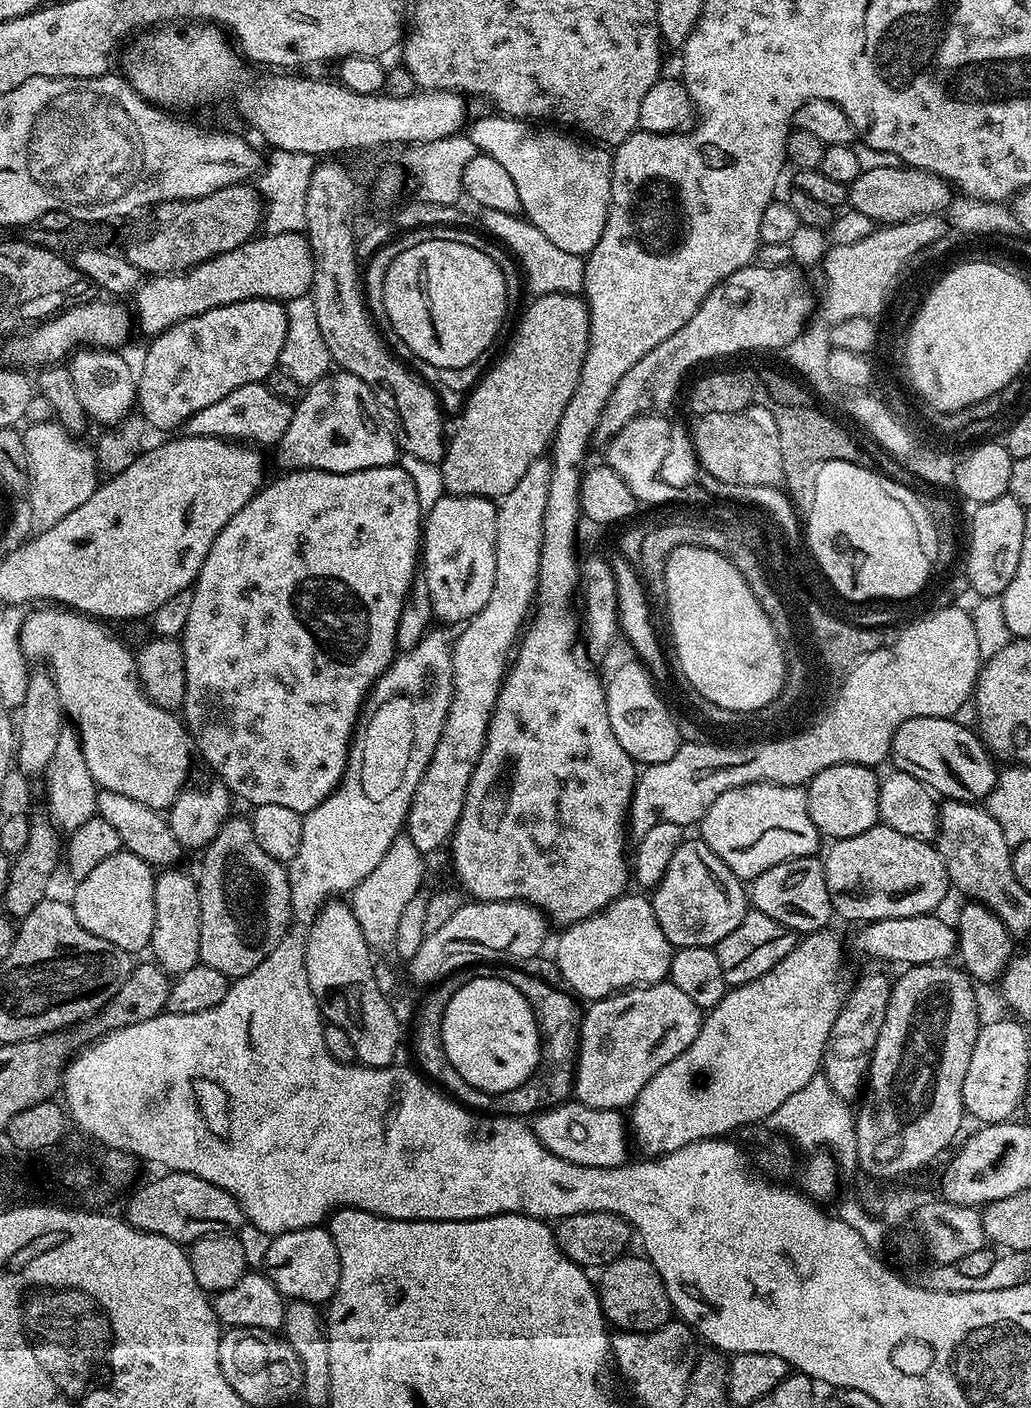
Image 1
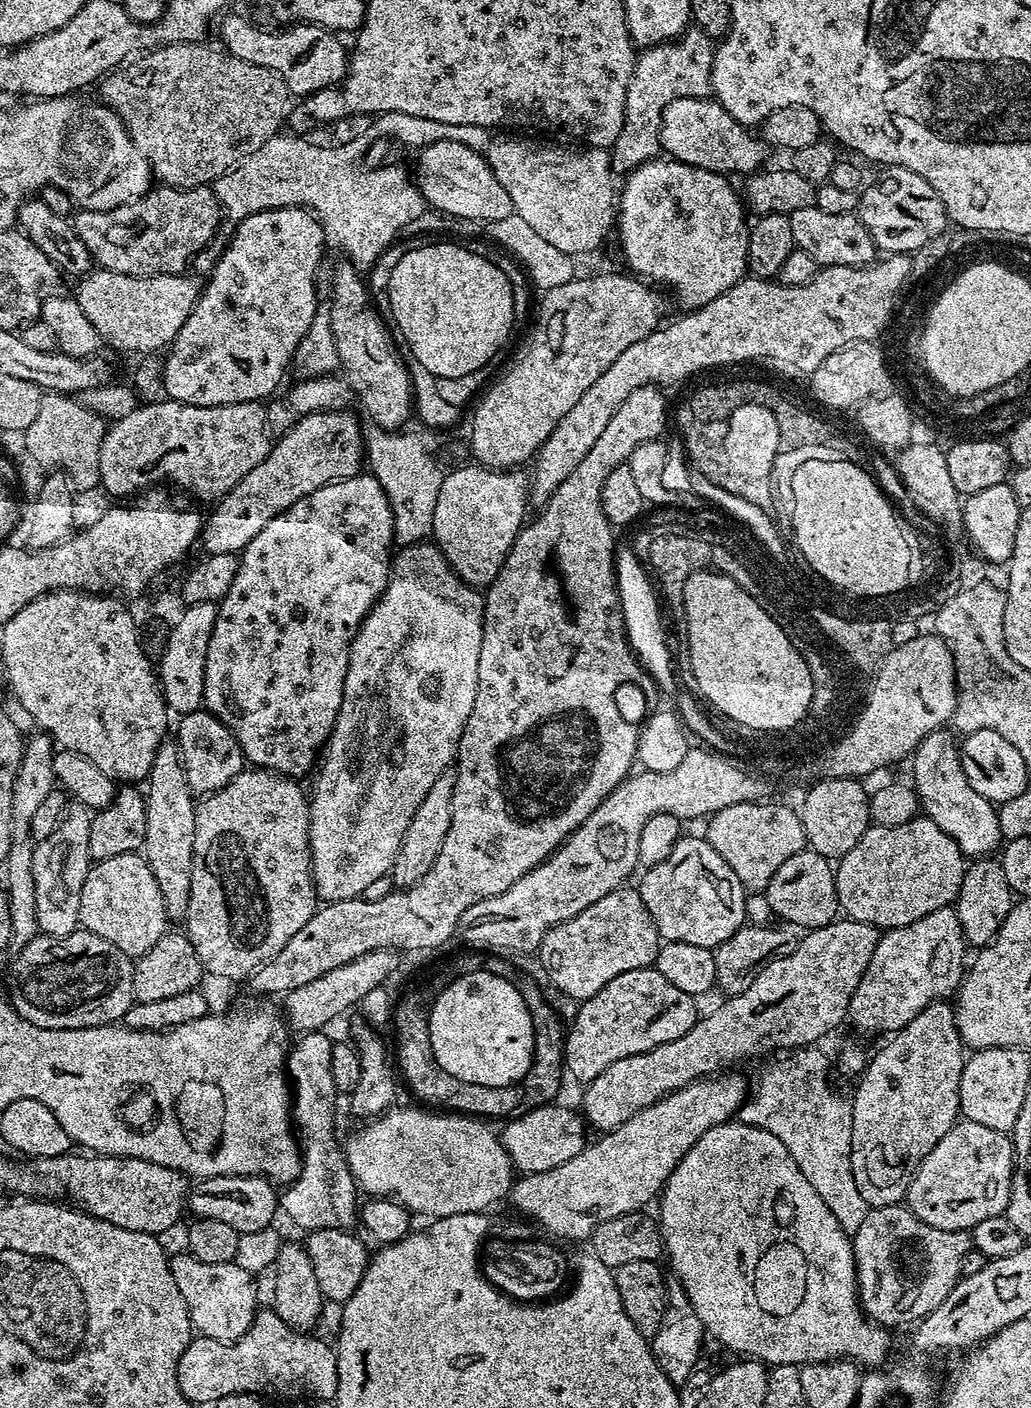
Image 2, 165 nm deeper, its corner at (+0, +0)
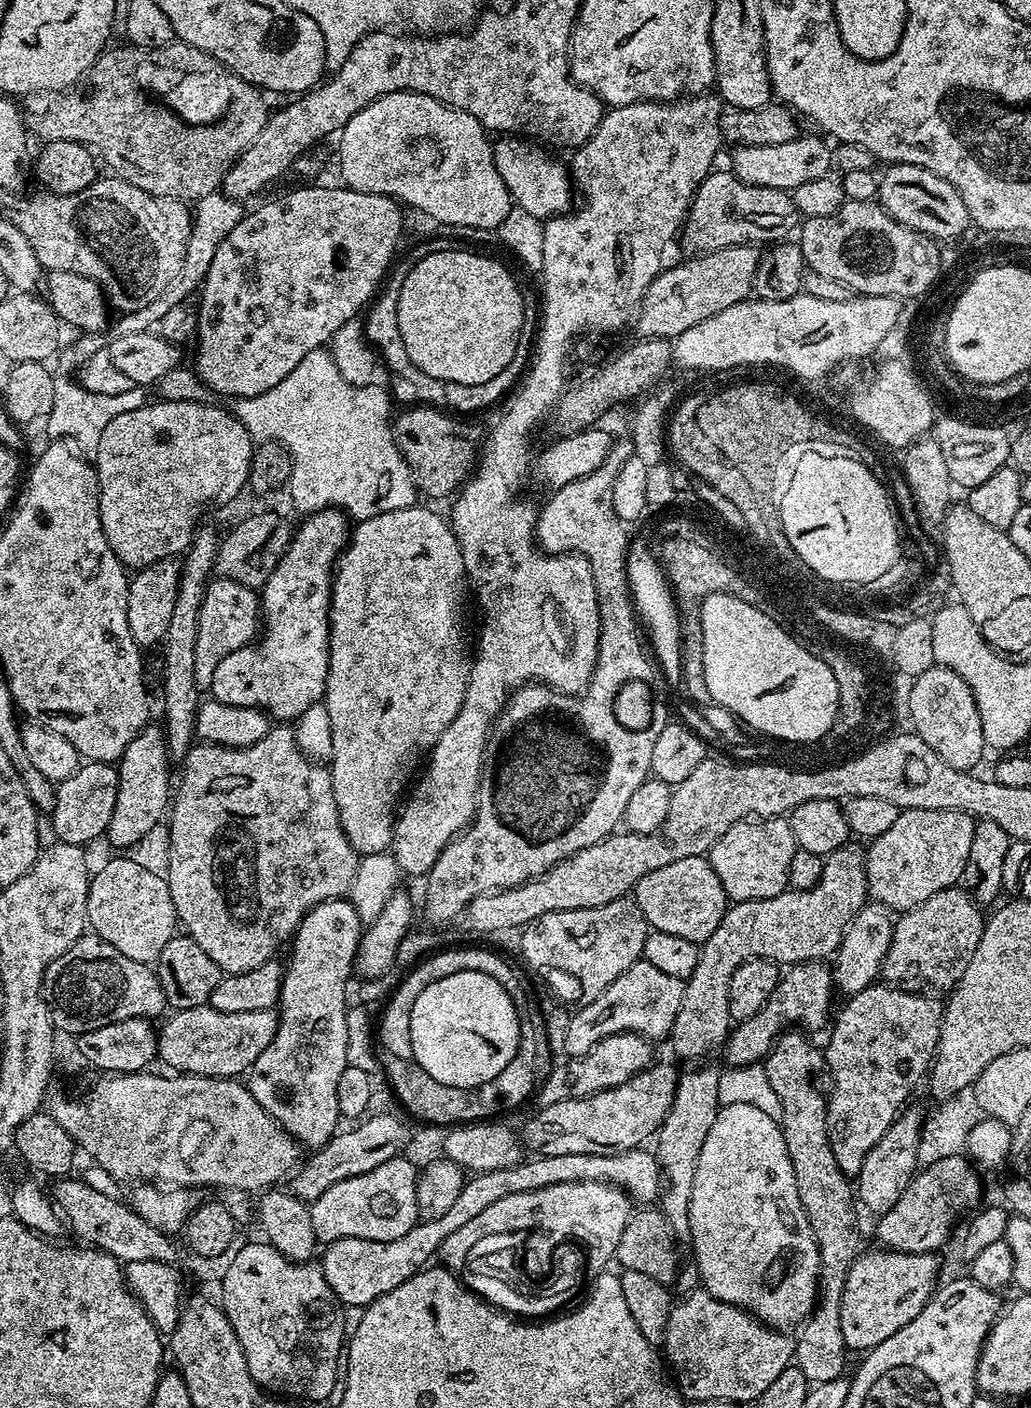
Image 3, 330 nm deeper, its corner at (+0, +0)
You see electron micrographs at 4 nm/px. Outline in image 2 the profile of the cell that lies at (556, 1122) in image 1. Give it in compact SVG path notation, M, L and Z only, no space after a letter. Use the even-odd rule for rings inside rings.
M551 1102L540 1108L529 1108L505 1123L509 1124L505 1126L504 1132L499 1133L499 1137L517 1173L554 1170L554 1166L570 1162L574 1154L582 1154L586 1146L586 1139L584 1140L586 1121L579 1111L571 1112L570 1109L559 1108L558 1105L559 1103Z

